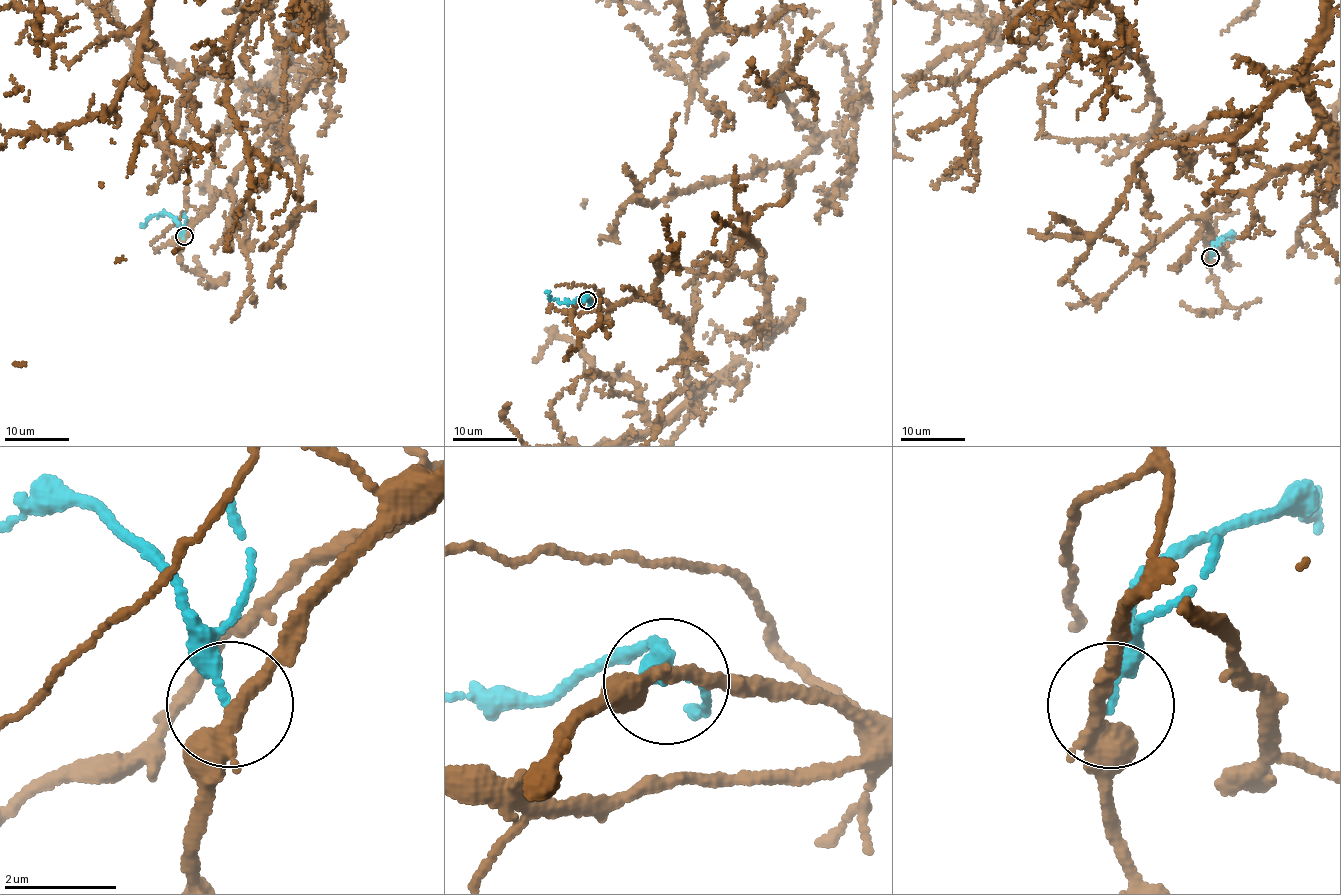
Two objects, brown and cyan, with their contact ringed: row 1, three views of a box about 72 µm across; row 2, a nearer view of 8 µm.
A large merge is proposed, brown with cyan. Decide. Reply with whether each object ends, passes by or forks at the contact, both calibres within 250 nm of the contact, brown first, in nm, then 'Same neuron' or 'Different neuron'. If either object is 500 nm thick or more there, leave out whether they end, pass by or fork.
At the ring brown passes by. At the ring cyan ends. Thickness 280 nm (brown) against 240 nm. Different neuron

